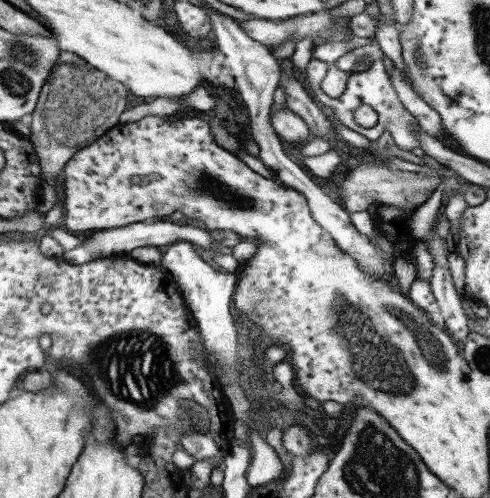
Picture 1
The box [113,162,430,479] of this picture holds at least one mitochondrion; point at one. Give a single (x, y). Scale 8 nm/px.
(378, 360)

